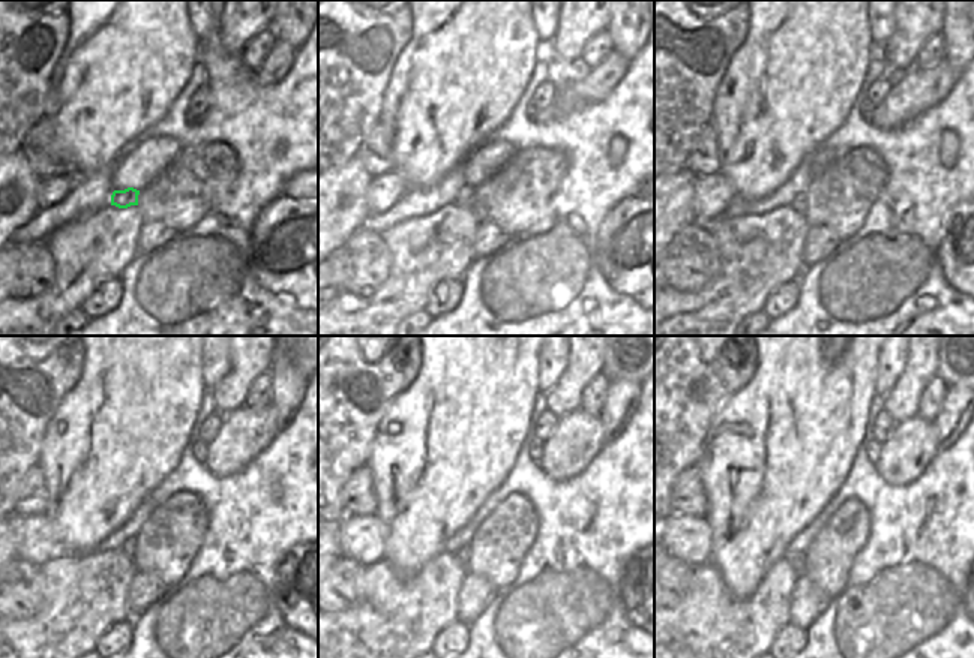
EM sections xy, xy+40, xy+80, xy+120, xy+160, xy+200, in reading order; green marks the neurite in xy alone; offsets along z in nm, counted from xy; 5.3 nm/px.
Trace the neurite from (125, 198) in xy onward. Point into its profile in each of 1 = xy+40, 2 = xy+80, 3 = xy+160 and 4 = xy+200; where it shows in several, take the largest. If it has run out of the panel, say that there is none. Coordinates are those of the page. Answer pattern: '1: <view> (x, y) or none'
1: xy+40 (465, 198)
2: xy+80 (800, 203)
3: xy+160 (464, 553)
4: xy+200 (797, 562)

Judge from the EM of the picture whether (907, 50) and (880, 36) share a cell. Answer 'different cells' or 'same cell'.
different cells

